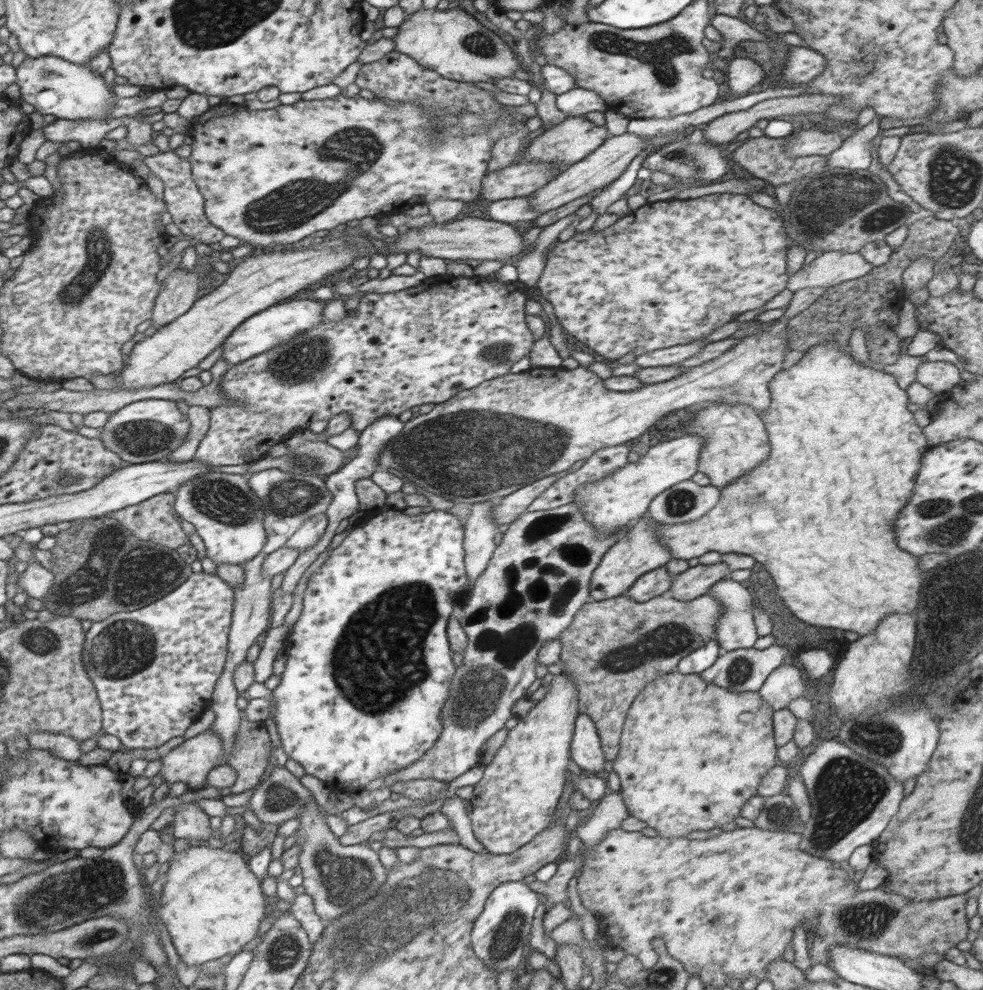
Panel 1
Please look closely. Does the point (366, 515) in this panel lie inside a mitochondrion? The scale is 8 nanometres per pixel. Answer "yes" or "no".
no

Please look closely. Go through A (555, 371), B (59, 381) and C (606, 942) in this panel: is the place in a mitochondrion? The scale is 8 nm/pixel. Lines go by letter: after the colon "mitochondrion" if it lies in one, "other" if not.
A: other
B: other
C: other

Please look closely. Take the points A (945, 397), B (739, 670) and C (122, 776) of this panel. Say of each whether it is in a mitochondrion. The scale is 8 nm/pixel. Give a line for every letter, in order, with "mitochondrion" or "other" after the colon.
A: other
B: mitochondrion
C: other

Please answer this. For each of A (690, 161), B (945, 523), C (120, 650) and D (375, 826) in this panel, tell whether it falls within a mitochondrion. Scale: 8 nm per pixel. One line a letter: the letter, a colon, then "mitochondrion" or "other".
A: mitochondrion
B: mitochondrion
C: mitochondrion
D: other

